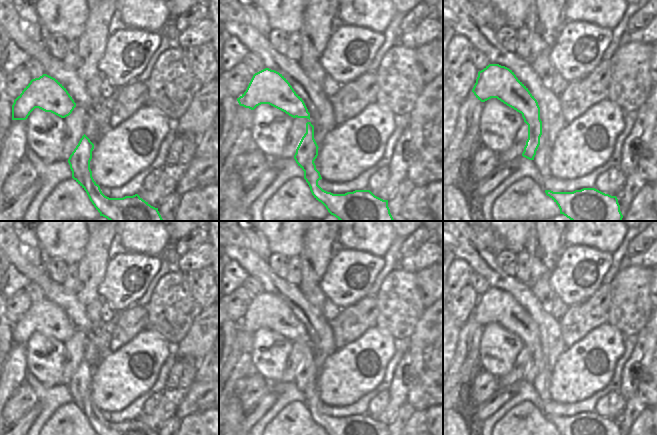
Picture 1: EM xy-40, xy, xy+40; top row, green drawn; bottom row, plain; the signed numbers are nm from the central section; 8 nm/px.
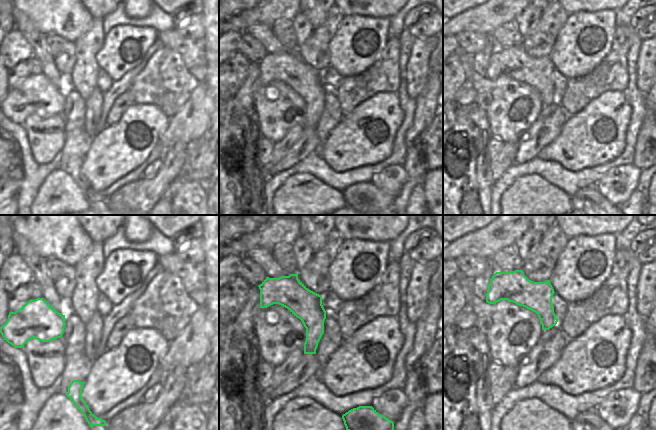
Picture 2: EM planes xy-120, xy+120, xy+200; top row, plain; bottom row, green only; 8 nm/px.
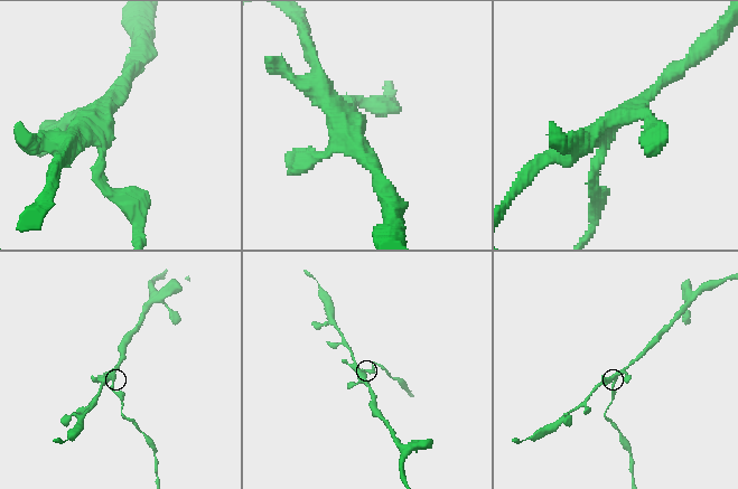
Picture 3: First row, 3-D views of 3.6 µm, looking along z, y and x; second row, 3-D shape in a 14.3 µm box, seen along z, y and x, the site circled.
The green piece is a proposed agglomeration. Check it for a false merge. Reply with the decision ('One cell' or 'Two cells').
Two cells.

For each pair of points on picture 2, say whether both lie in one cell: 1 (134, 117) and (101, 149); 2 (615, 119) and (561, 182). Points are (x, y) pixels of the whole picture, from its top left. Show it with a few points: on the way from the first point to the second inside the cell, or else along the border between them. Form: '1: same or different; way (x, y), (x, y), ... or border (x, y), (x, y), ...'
1: same; way (125, 121), (124, 126), (110, 140)
2: different; border (549, 160), (556, 161), (571, 171), (593, 167)

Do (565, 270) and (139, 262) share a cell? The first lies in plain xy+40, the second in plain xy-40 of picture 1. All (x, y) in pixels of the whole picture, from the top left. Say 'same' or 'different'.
same

